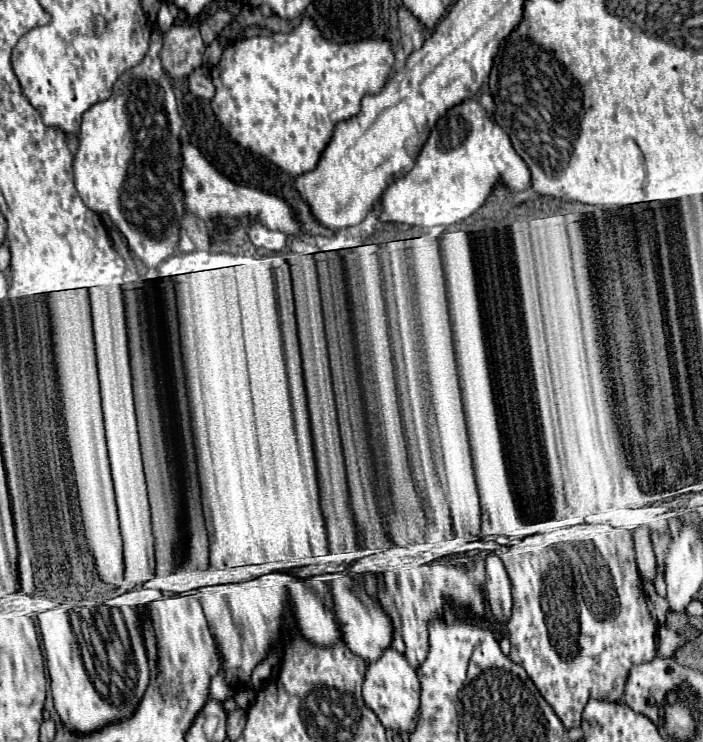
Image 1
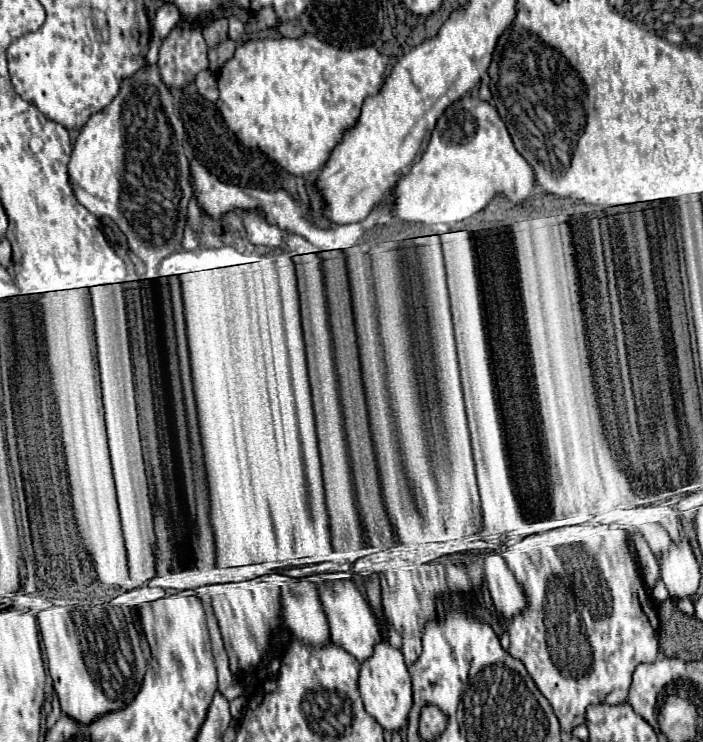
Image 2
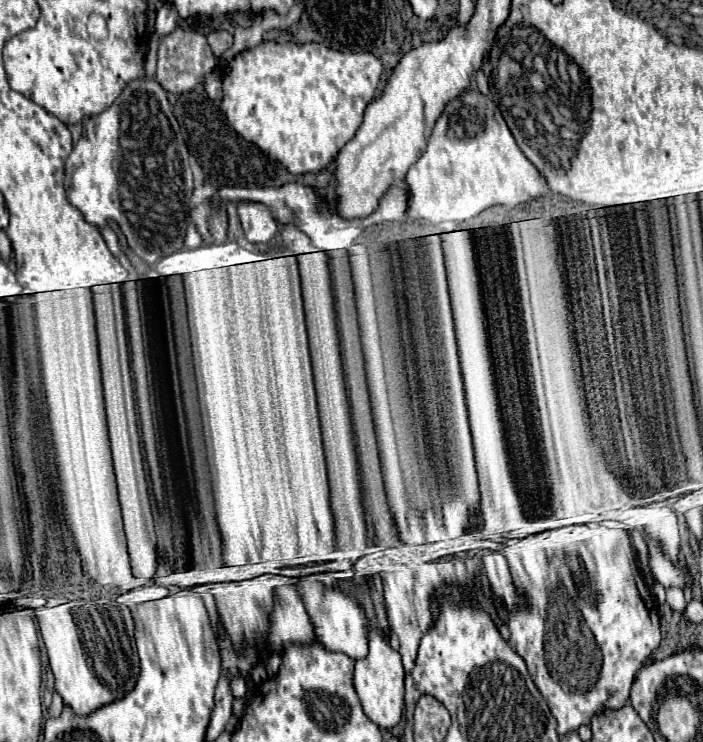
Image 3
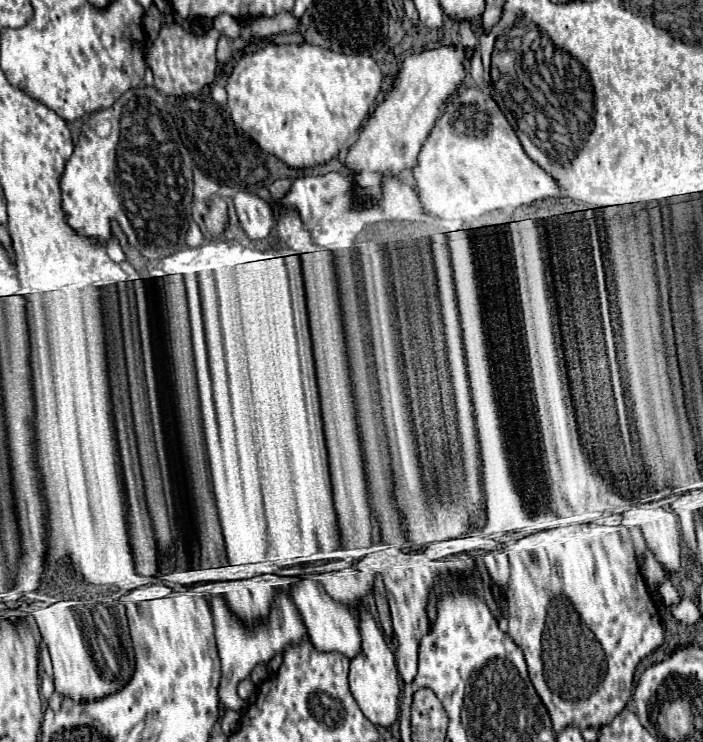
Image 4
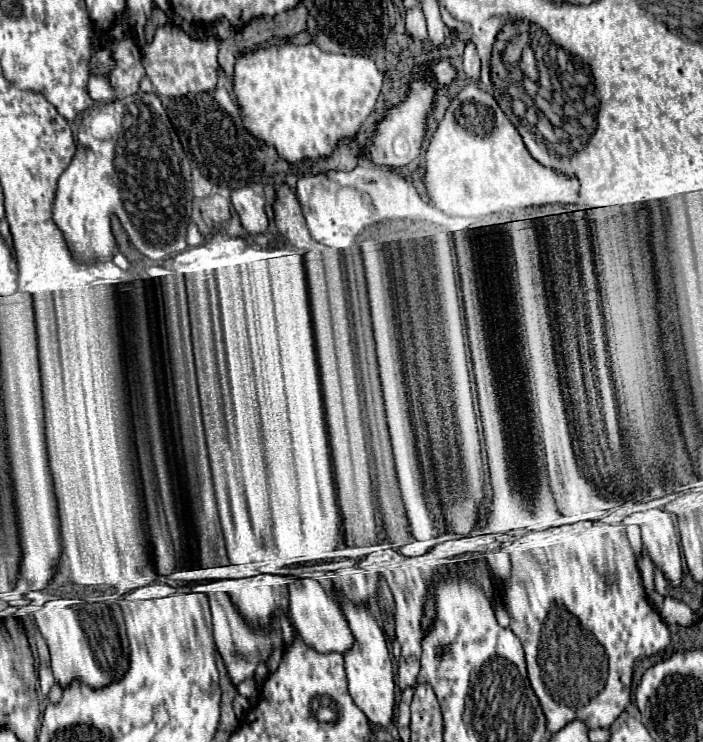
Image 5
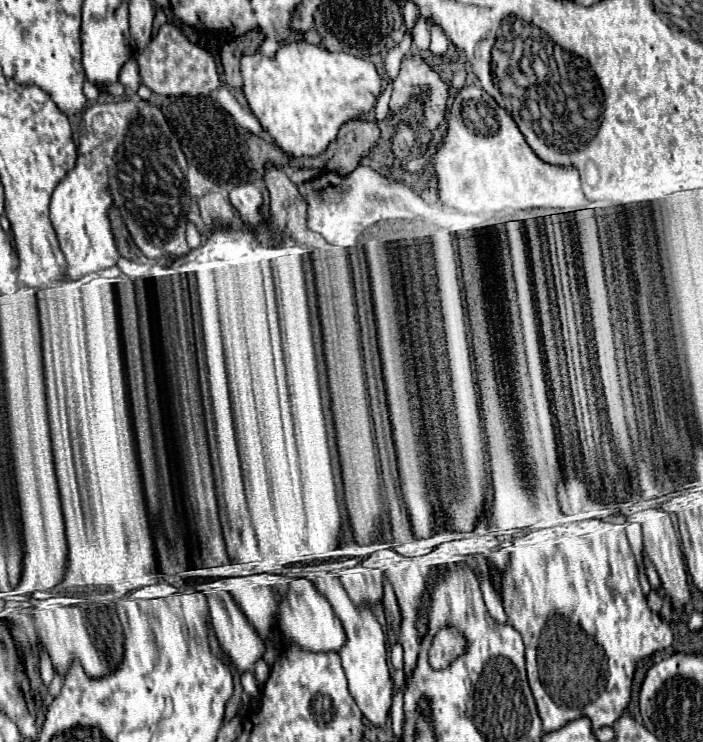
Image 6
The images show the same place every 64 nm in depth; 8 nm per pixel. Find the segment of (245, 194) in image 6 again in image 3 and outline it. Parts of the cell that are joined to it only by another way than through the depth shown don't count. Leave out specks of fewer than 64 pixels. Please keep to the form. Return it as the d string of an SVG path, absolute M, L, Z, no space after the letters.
M240 200L236 202L236 208L248 242L270 242L276 236L278 222L274 220L268 206L260 202Z

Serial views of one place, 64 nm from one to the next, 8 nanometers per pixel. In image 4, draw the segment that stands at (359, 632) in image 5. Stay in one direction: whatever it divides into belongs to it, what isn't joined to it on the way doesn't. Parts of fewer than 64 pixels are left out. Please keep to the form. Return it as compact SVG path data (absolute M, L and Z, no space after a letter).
M358 610L356 620L358 620L360 638L362 638L362 650L350 660L350 692L358 702L360 710L364 712L364 716L372 724L390 726L398 718L398 696L400 696L394 654L384 642L384 636L368 610Z

